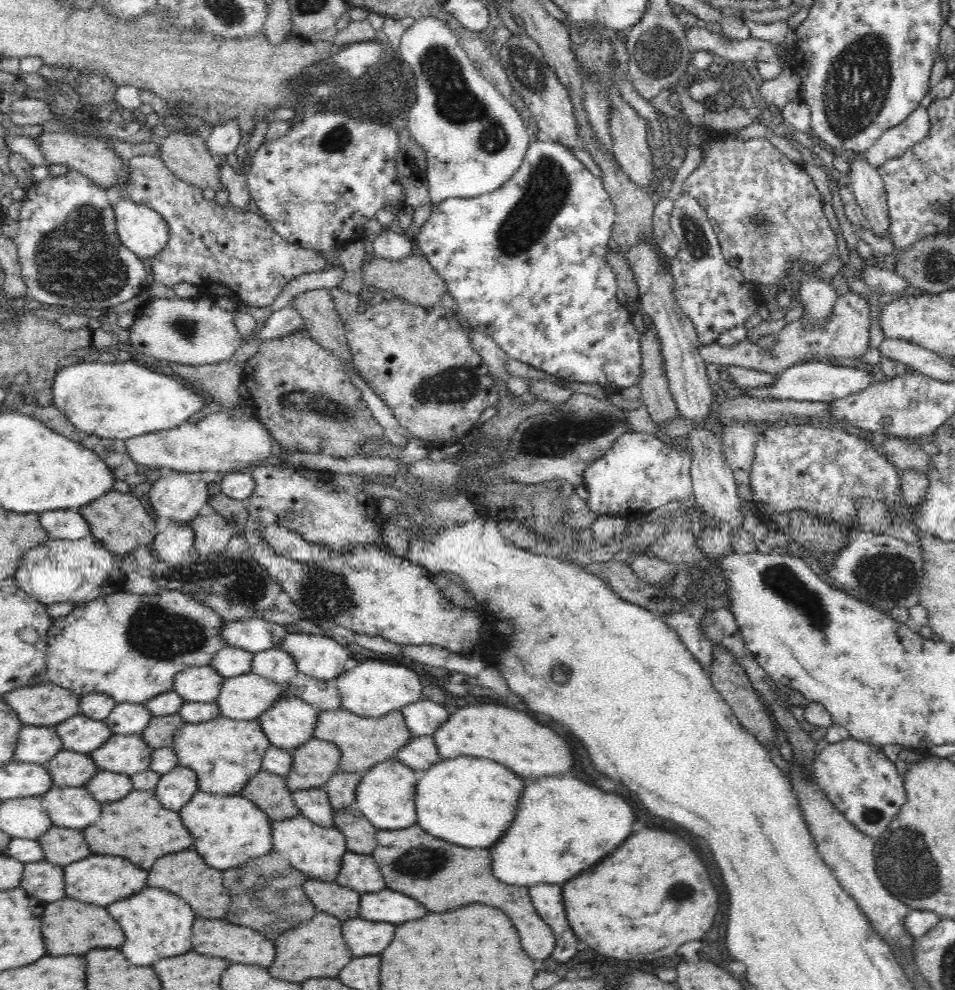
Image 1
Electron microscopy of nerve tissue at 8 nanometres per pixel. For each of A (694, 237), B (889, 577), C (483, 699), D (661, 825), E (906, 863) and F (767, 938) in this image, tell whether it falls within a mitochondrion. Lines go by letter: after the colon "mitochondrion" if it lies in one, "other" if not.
A: mitochondrion
B: mitochondrion
C: other
D: other
E: mitochondrion
F: other

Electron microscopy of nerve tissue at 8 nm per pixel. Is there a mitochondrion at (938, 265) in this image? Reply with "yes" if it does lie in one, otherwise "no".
yes

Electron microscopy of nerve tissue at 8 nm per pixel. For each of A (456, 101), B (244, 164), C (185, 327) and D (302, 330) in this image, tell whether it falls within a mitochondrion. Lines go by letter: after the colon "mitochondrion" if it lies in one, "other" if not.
A: mitochondrion
B: other
C: mitochondrion
D: other

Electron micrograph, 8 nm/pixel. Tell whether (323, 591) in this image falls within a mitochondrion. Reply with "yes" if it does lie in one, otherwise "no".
yes

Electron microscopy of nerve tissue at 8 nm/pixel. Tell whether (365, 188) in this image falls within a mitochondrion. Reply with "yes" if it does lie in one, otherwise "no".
no

